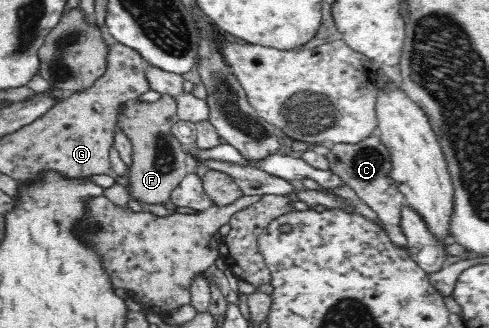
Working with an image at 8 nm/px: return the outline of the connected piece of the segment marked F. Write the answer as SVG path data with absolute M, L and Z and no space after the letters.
M162 95L157 102L126 101L125 109L118 112L119 126L131 140L132 165L128 168L130 184L128 192L140 204L164 204L170 200L171 192L189 174L186 168L188 153L182 150L182 143L172 133L172 126L179 121L176 101L169 95Z

